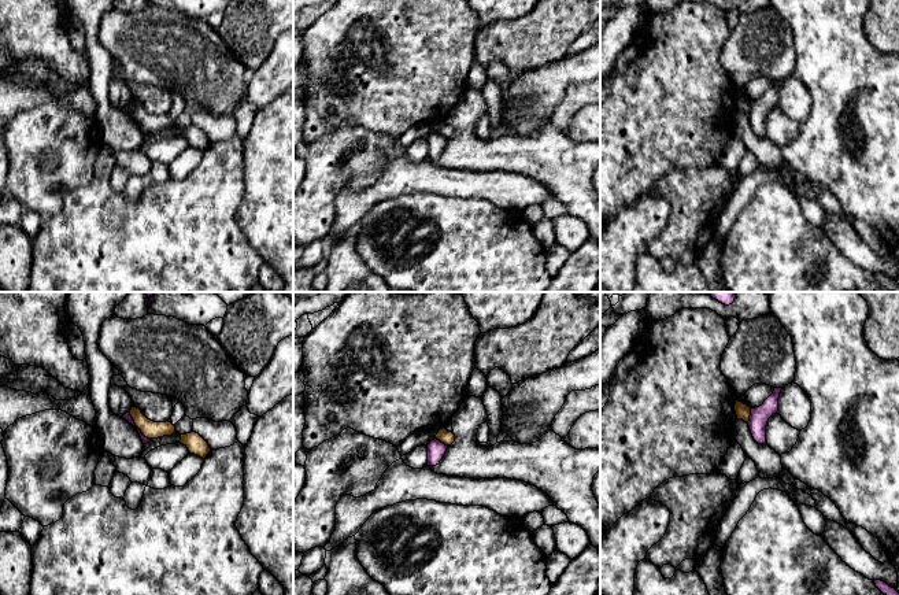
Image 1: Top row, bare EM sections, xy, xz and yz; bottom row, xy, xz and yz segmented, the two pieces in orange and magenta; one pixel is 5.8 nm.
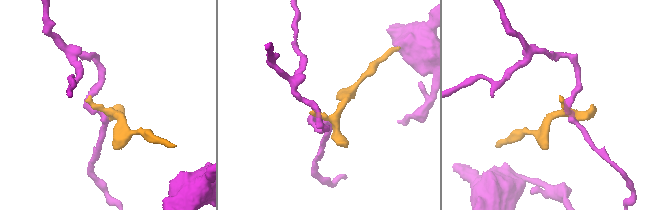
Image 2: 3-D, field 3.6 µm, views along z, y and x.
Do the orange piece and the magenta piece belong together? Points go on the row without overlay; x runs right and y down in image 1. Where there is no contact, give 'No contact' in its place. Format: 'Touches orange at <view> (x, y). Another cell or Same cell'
Touches orange at xy (136, 118). Another cell

